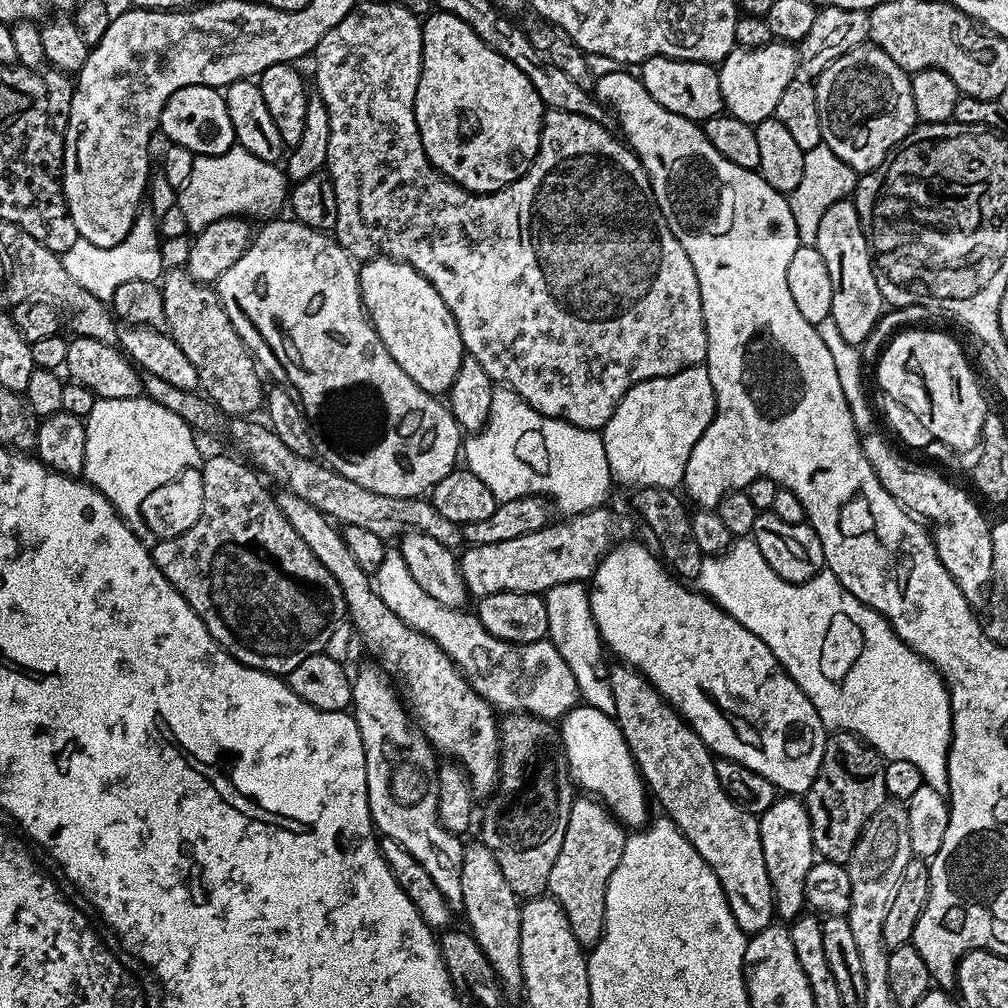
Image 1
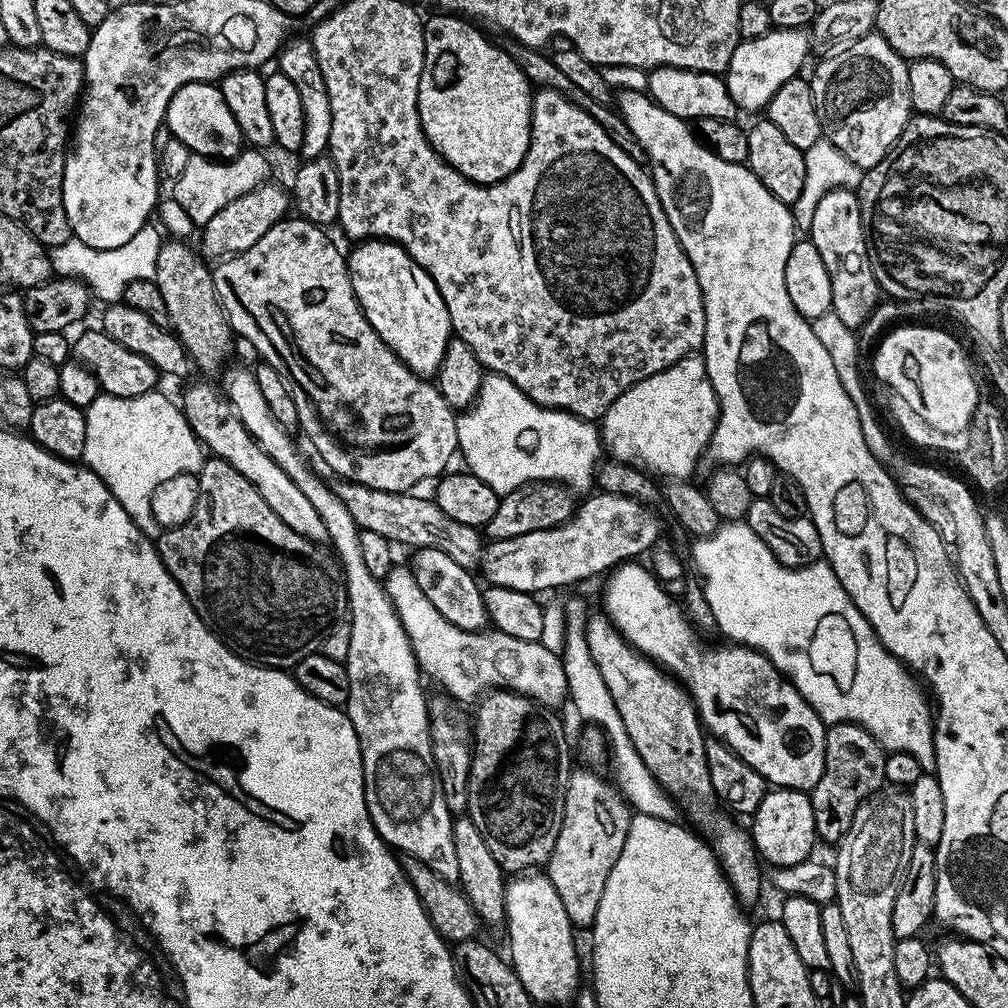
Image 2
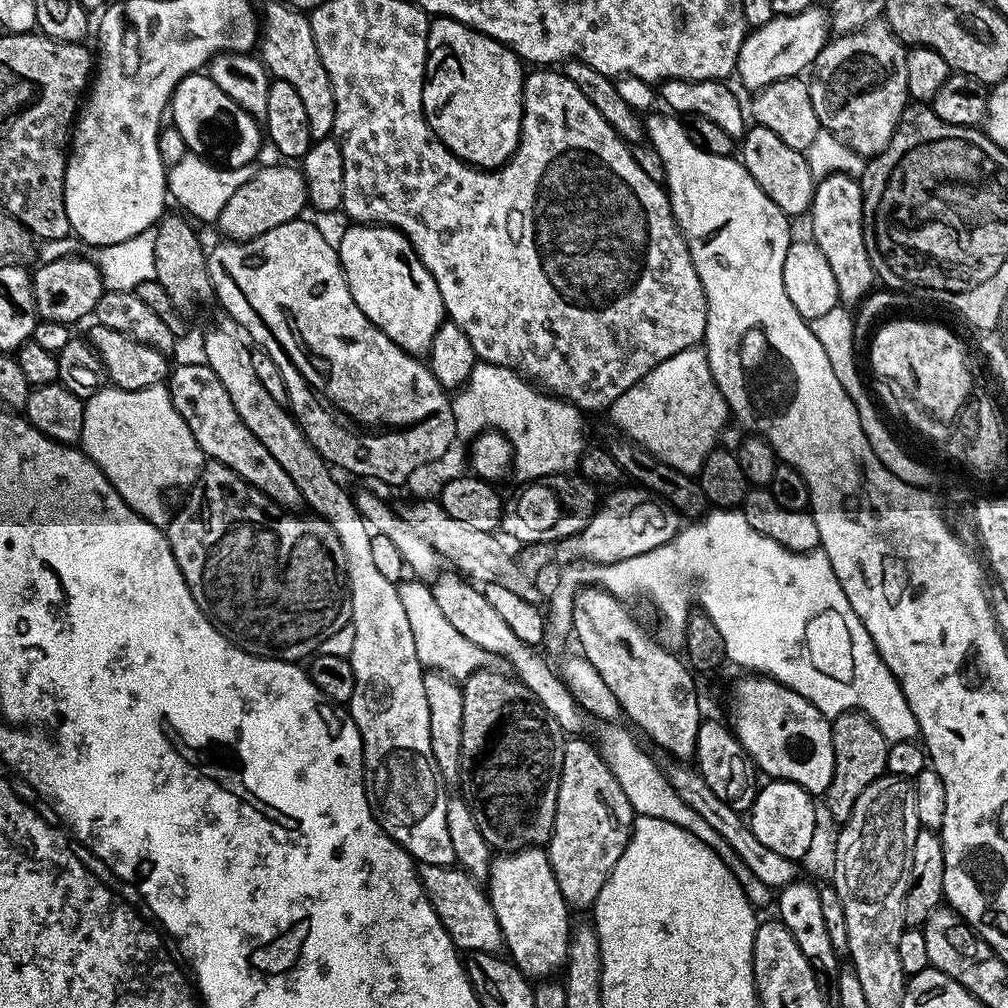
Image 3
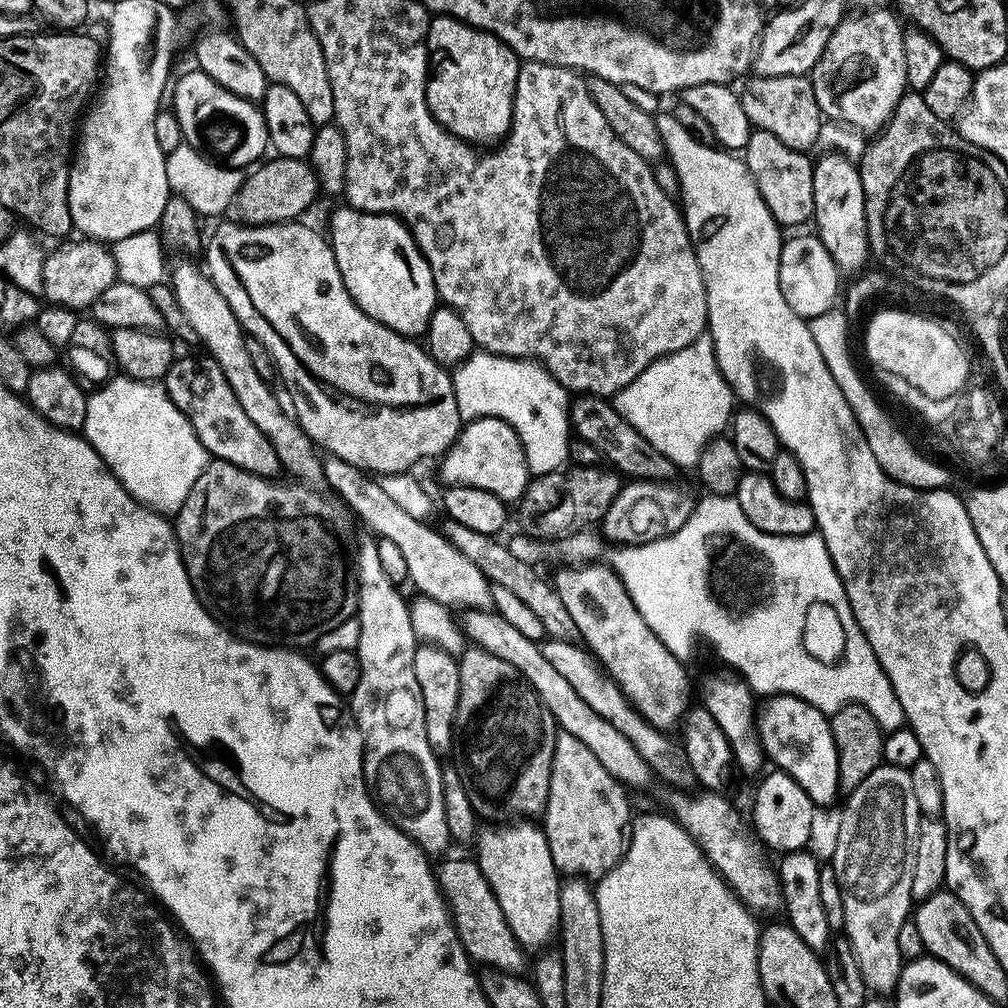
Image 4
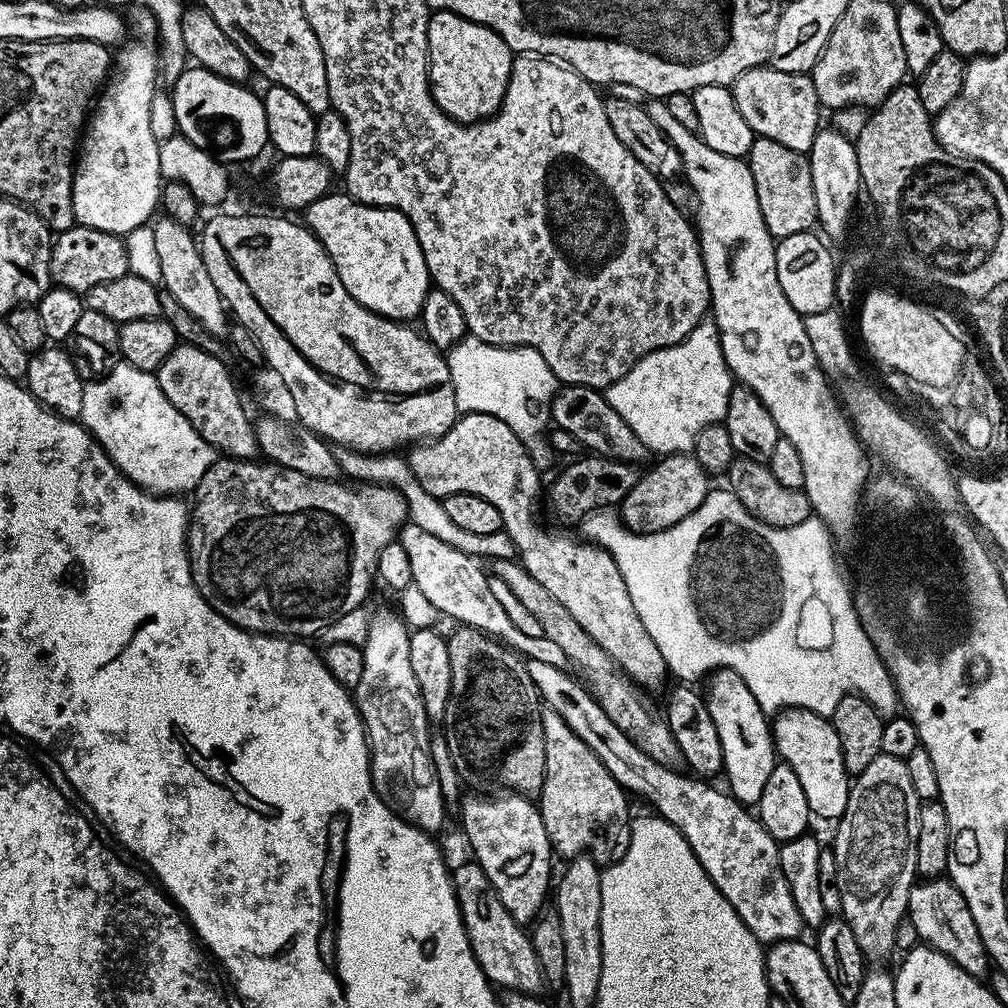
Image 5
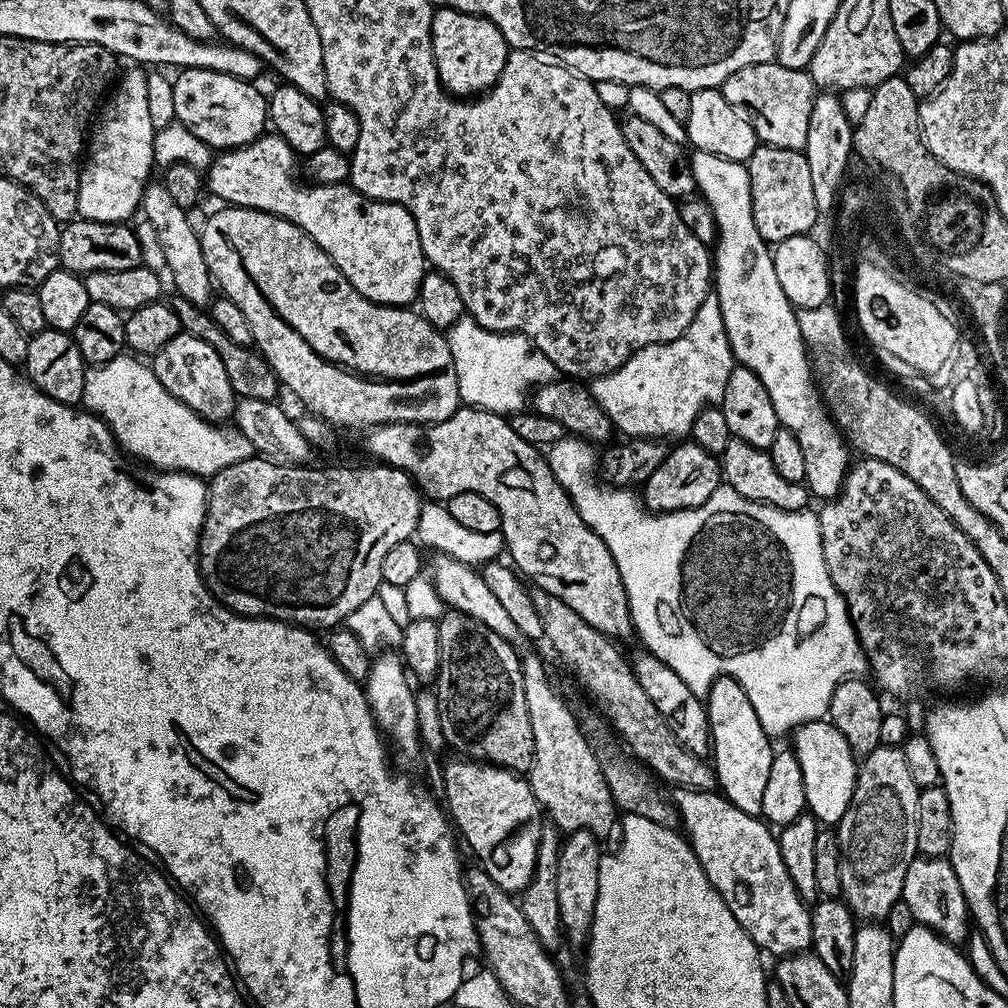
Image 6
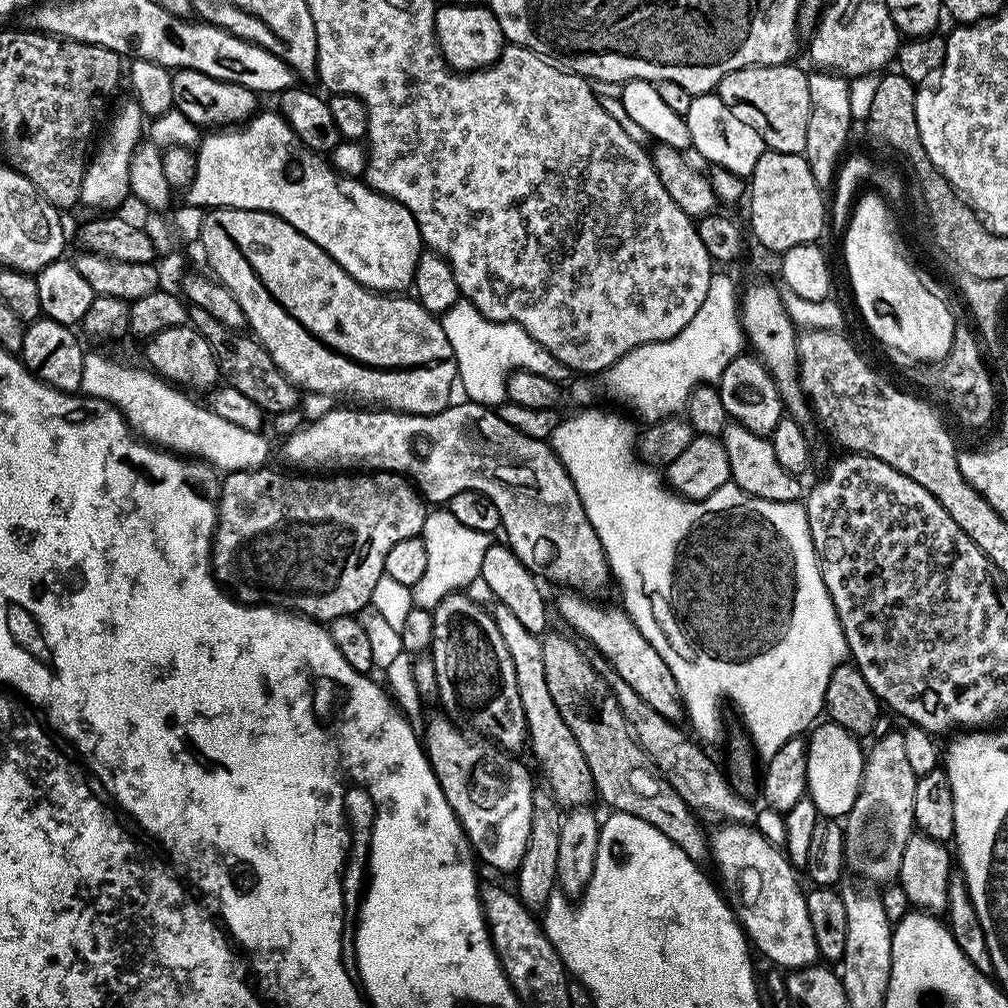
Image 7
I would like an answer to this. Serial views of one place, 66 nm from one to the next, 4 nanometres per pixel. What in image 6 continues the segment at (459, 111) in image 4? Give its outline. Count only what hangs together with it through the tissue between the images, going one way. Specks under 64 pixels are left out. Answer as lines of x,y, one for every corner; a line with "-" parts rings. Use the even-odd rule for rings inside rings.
437,7
432,13
432,53
444,91
457,98
475,98
494,86
510,49
502,30
484,16

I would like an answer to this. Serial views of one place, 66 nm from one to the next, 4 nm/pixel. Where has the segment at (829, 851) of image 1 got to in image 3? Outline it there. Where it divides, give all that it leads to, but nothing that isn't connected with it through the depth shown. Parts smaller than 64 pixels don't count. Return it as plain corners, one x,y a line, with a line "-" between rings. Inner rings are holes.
844,712
831,721
832,745
834,746
834,774
830,778
828,791
824,793
822,802
830,808
837,822
850,818
850,810
854,810
854,802
870,782
888,772
889,740
874,726
874,722
864,712

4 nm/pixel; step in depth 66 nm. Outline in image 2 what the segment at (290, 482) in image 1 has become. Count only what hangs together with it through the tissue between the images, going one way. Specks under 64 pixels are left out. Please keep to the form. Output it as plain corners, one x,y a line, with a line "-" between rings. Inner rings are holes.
344,482
339,485
338,491
346,510
354,518
357,528
374,530
374,534
382,534
382,538
392,541
393,545
409,544
409,549
433,548
442,550
442,554
450,554
458,566
469,570
479,565
480,558
486,547
485,537
481,529
466,526
466,522
457,522
445,514
435,499
424,496
412,496
411,491
387,492
374,490
365,484

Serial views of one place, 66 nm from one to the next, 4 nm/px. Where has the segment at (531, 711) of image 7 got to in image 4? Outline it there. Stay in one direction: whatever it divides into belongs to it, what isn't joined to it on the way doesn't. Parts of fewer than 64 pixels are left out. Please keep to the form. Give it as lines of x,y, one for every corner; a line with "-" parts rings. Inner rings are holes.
557,731
554,766
550,770
550,798
542,813
542,827
550,846
550,858
561,877
598,882
624,857
630,839
630,821
634,816
628,809
627,795
624,785
617,782
598,758
594,758
594,753
583,742
578,742
574,734

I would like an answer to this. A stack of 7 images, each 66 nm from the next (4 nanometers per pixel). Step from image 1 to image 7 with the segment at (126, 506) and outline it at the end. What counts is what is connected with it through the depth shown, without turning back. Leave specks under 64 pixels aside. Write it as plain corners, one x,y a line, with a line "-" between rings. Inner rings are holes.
89,351
84,357
82,366
82,386
80,392
85,396
93,396
112,404
124,415
132,431
139,434
147,443
155,444
173,454
183,454
188,458
199,458
205,464
211,464
221,473
247,472
250,468
263,468
269,463
268,440
263,431
242,430
242,426
234,426
234,422
226,422
226,418
218,418
211,408
203,403
195,404
187,391
173,386
152,370
143,367
131,368
128,364
119,364
116,360
107,360
98,353

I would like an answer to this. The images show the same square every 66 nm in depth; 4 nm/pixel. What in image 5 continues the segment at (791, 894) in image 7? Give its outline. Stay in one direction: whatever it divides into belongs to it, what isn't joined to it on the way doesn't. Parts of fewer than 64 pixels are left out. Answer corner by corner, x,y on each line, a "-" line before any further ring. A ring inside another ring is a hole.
528,660
527,665
528,673
540,694
541,701
547,705
550,711
558,714
558,718
562,718
562,722
566,722
566,726
570,726
570,730
574,730
574,734
578,734
578,738
582,738
582,742
586,742
586,746
590,746
590,750
594,750
594,754
602,762
602,766
606,766
606,770
610,770
614,782
618,782
625,793
649,800
656,807
653,808
655,815
678,829
682,838
686,838
689,853
694,857
695,863
696,860
700,863
697,864
699,871
710,877
714,886
718,886
718,890
724,895
726,902
730,902
730,906
734,906
738,918
742,918
742,922
750,930
750,934
754,934
754,938
764,946
777,944
779,940
797,939
801,935
804,923
798,914
798,906
794,906
794,898
790,895
790,886
786,886
786,874
782,874
780,844
760,825
759,819
753,813
751,816
748,813
751,811
725,791
723,787
721,787
722,789
715,788
712,785
715,783
704,778
697,778
692,774
683,776
683,771
662,766
658,762
654,762
654,758
650,758
650,754
638,750
638,746
634,746
634,742
630,742
630,738
626,738
626,734
622,734
622,730
618,730
618,726
614,726
614,722
610,722
606,710
602,710
596,697
571,671
558,666
543,665
542,662
534,660

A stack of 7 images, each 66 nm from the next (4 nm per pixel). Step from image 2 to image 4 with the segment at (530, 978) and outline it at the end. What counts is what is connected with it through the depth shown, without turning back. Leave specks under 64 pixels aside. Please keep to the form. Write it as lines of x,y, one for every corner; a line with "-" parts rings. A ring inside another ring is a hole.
516,822
511,826
484,826
475,837
476,853
474,859
479,864
486,882
490,882
494,898
498,898
498,906
502,906
502,914
506,914
506,922
514,934
514,938
525,950
544,950
548,944
557,939
560,926
560,885
562,877
557,872
550,858
548,839
544,837
543,827
536,828
532,822

